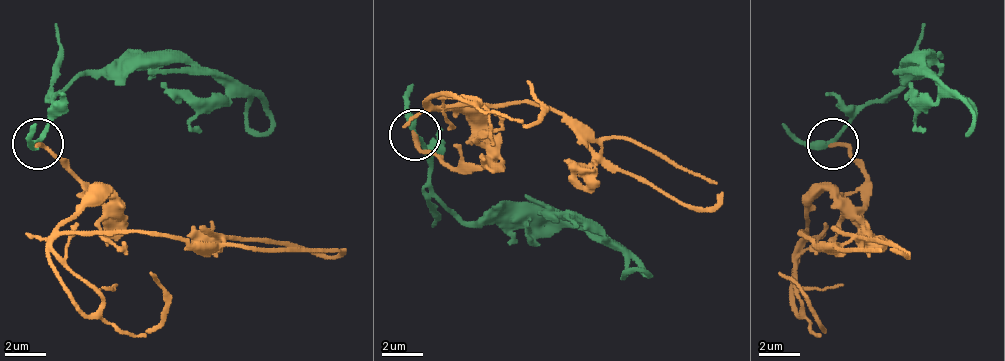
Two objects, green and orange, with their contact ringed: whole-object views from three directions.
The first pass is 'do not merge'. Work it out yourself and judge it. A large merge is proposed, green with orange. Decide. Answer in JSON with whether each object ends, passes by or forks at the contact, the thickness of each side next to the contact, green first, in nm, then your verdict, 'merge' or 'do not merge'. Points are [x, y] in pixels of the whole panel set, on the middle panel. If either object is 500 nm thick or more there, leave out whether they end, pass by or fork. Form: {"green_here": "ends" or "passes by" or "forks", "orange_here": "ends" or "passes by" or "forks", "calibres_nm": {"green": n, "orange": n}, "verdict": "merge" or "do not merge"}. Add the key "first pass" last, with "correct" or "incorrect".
{"green_here": "passes by", "orange_here": "ends", "calibres_nm": {"green": 280, "orange": 240}, "verdict": "merge", "first pass": "incorrect"}

